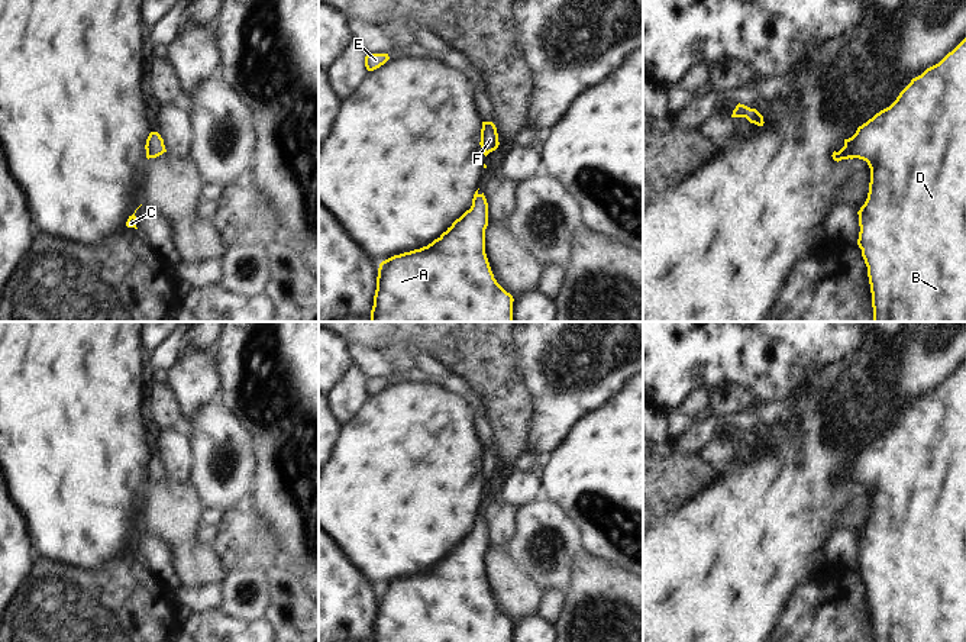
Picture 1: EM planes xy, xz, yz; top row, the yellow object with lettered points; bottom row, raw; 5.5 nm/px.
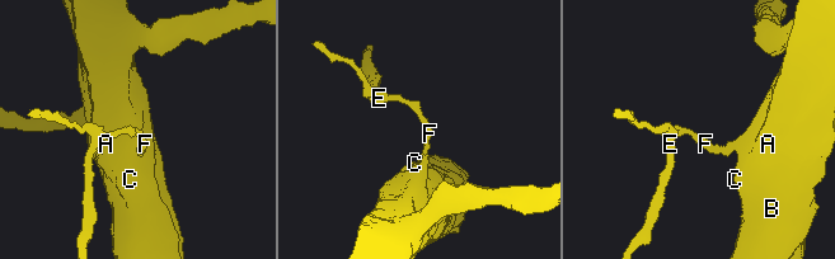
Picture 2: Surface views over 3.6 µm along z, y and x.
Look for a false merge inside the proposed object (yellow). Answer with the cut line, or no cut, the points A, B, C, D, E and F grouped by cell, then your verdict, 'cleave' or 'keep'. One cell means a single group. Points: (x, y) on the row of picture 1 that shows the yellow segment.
no cut | A B C D E F | keep

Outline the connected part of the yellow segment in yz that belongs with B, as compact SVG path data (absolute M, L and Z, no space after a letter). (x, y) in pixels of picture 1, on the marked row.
M966 38L938 64L912 78L889 107L859 126L831 157L837 162L859 158L870 168L868 199L857 212L860 226L857 245L868 267L873 322L966 322Z

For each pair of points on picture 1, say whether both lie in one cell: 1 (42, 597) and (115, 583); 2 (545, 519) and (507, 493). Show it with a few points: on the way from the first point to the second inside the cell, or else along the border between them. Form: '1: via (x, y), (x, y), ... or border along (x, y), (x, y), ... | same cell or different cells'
1: via (60, 597), (97, 597) | same cell
2: border along (533, 499), (517, 509) | different cells

